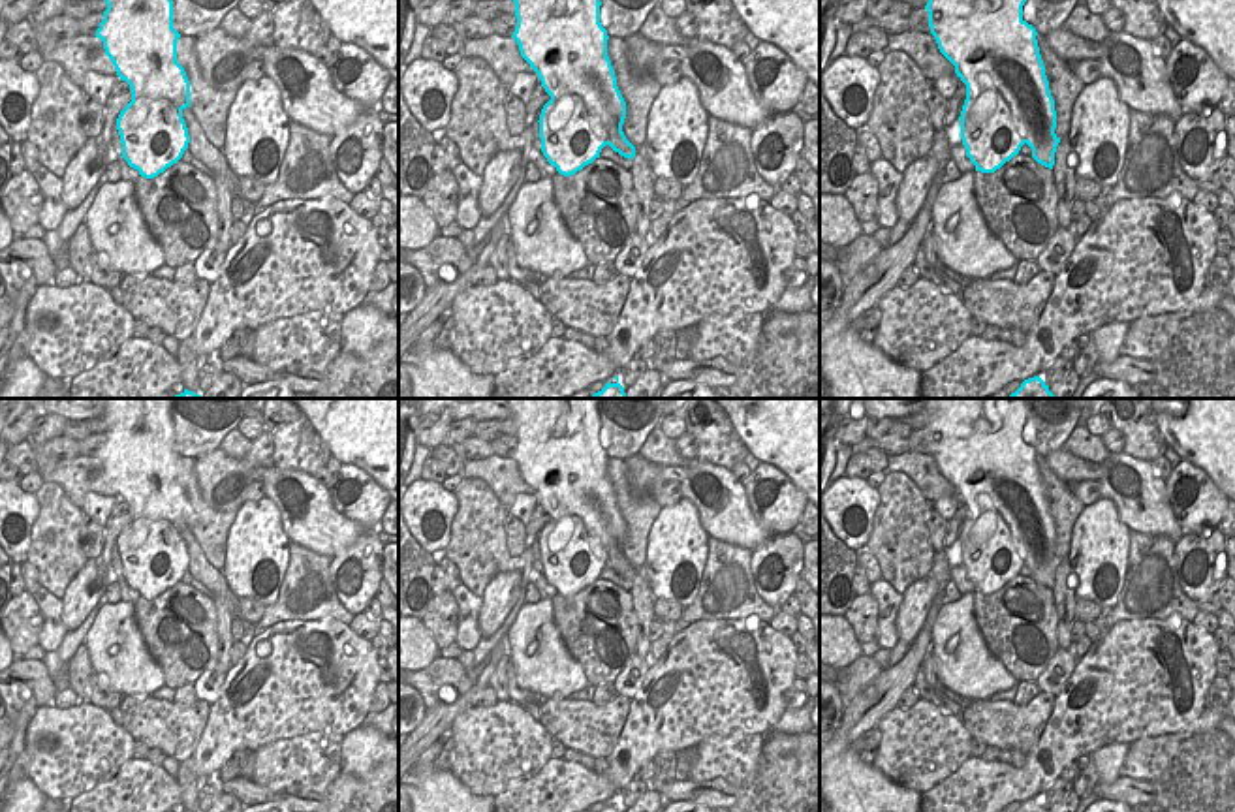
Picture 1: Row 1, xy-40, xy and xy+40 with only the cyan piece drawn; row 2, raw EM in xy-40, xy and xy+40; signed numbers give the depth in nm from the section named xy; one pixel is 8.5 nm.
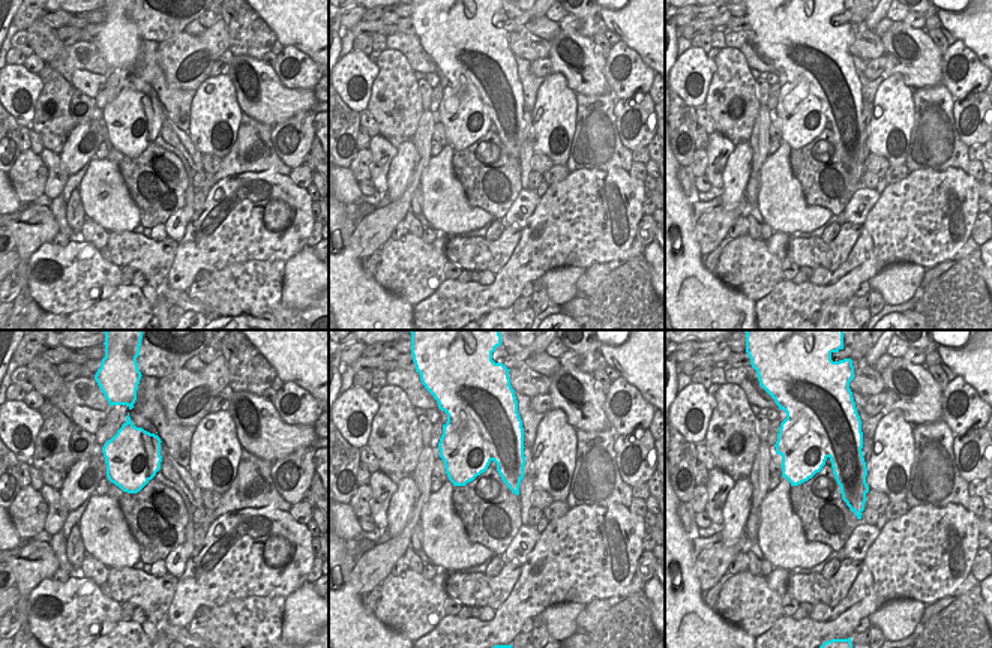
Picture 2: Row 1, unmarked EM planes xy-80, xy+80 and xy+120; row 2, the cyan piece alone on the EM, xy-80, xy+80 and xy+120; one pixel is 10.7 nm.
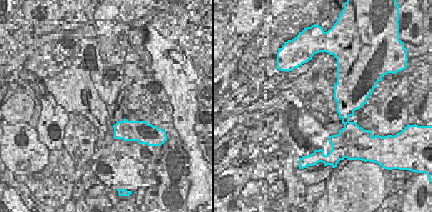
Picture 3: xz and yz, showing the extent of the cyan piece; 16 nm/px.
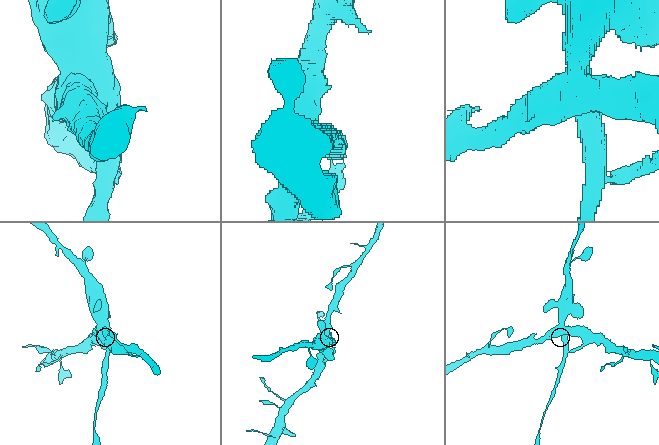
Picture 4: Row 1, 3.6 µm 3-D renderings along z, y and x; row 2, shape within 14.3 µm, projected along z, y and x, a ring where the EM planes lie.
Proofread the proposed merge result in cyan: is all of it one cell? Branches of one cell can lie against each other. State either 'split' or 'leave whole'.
split

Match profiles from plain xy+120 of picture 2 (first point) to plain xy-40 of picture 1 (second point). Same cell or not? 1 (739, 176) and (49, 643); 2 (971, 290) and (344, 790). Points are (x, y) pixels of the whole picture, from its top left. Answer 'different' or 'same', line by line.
1: different
2: same

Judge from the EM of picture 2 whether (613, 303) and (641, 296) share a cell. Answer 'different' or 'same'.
same

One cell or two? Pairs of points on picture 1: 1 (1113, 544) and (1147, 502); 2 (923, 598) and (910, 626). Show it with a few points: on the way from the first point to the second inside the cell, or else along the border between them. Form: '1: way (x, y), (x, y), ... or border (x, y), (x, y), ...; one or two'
1: border (1100, 497), (1113, 502), (1117, 515), (1130, 529); two
2: way (916, 606), (910, 619); one

